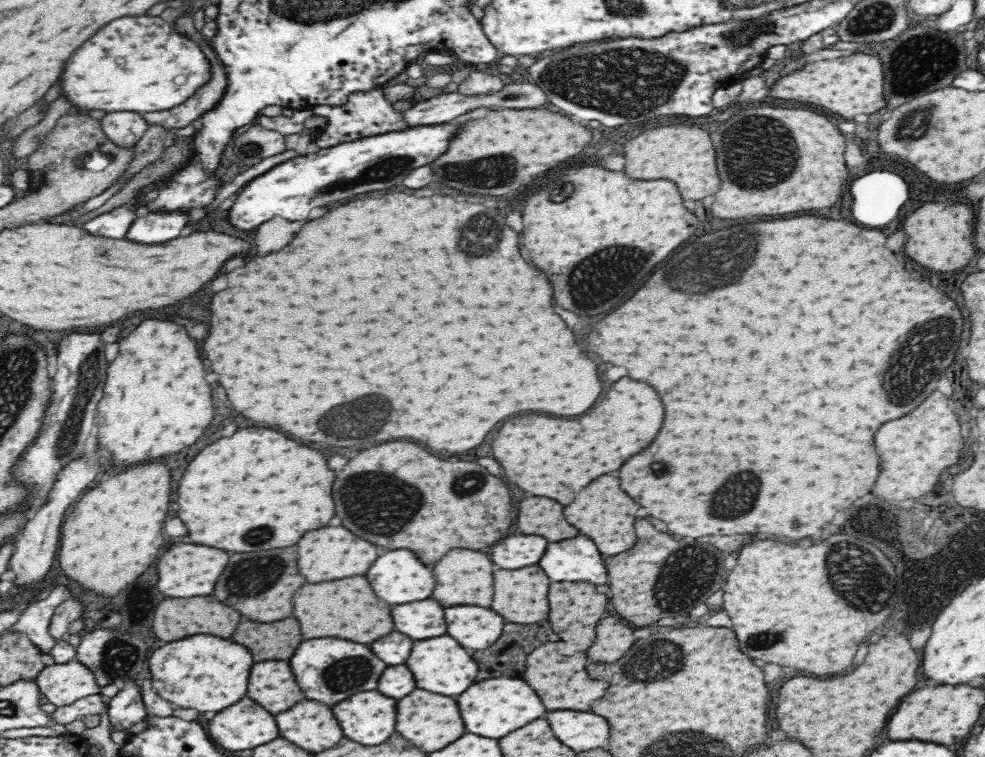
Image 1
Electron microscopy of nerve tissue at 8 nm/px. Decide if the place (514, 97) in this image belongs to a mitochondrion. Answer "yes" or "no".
yes

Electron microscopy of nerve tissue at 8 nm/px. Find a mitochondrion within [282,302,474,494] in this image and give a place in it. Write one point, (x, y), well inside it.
(351, 422)

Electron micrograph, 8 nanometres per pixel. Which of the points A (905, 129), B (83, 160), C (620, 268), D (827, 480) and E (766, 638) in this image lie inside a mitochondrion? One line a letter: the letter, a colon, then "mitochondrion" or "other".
A: mitochondrion
B: mitochondrion
C: mitochondrion
D: other
E: mitochondrion

